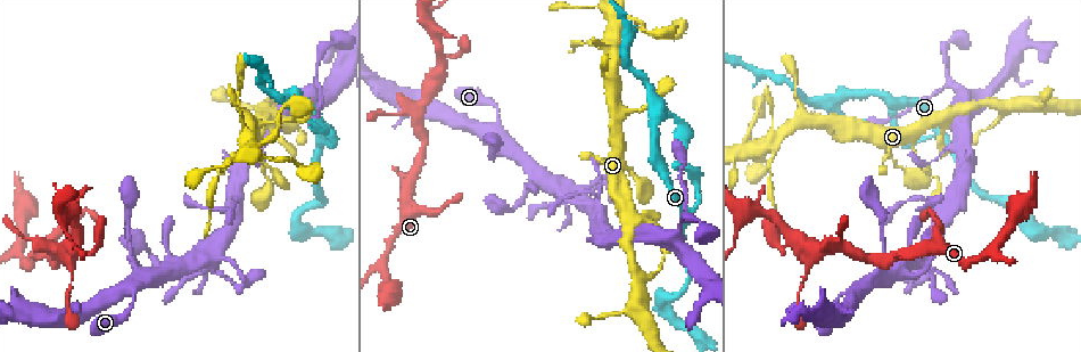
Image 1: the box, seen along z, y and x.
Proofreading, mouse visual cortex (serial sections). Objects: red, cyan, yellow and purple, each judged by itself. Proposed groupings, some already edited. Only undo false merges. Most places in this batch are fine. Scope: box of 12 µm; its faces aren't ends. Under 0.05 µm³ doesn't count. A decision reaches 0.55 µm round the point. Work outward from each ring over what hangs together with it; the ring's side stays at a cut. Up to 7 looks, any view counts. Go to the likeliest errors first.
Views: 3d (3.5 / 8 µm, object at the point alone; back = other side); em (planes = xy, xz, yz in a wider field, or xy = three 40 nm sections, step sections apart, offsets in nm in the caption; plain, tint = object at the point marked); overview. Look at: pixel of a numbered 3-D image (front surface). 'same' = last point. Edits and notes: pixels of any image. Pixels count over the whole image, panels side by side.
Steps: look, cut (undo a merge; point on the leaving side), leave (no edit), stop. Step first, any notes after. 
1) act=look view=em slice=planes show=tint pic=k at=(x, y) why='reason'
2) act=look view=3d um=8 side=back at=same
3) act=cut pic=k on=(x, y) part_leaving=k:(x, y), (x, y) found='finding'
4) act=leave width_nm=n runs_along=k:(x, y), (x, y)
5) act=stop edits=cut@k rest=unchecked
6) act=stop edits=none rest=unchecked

act=look view=3d um=3.5 pic=1 at=(249, 138) why='three-way junction'

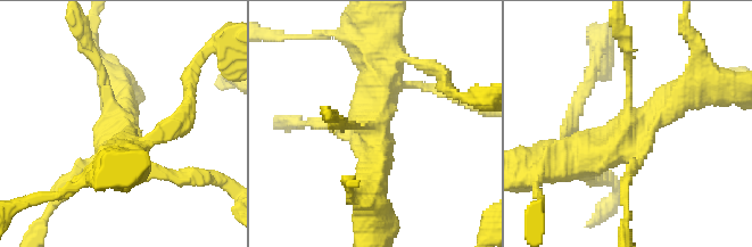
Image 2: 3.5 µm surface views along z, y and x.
act=look view=em slice=xy step=2 show=tint pic=2 at=(376, 127) why='shape alone is not enough'

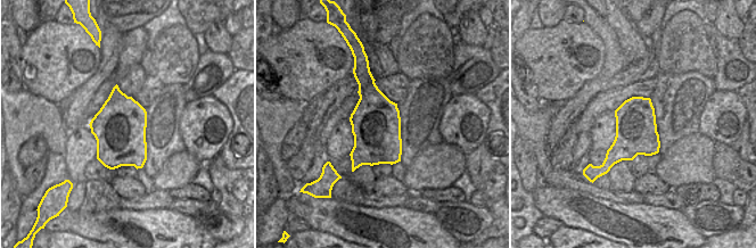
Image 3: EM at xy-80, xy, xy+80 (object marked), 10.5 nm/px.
act=leave runs_along=2:(688, 89), (613, 149), (567, 159) found='all the same cell'

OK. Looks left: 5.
act=look view=3d um=3.5 pic=1 at=(784, 248) why='sharp bend'

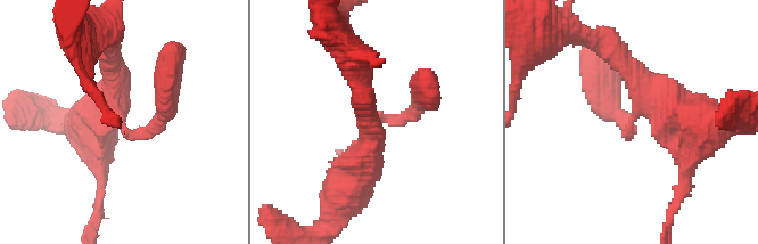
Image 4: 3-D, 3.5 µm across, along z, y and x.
act=look view=em slice=xy step=2 show=tint pic=4 at=(632, 121) arms=3 arm_widths_nm=200,300,500 why='shape alone is not enough'

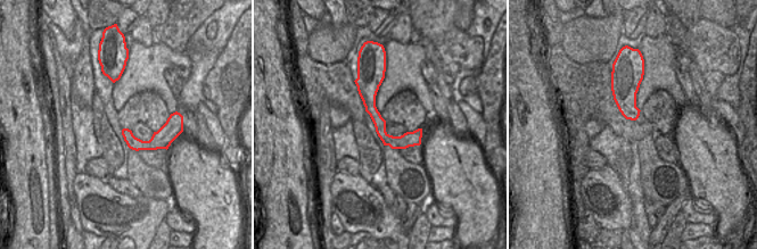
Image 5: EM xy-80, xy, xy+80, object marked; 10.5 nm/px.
act=leave runs_along=4:(355, 177), (373, 121), (401, 119), (422, 98) found='all the same cell'

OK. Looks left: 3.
act=look view=3d um=3.5 pic=1 at=(390, 95) why='arms part here'

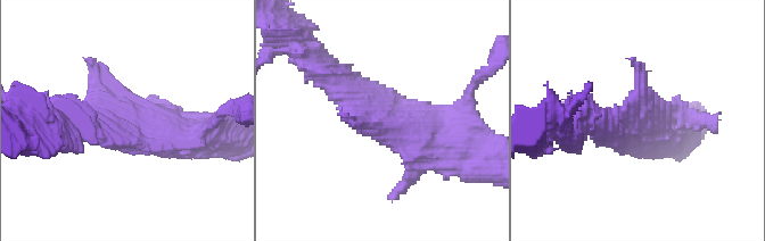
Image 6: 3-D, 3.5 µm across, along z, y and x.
act=look view=em slice=xy step=2 show=tint pic=6 at=(384, 121) why='shape alone is not enough'

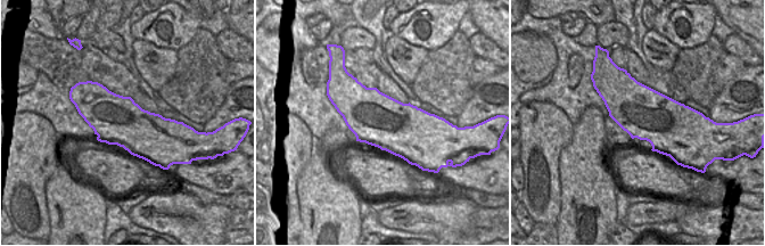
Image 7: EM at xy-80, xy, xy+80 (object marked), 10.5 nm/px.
act=leave runs_along=6:(452, 140), (393, 126), (319, 67) found='continuous, no second cell'

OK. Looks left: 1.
act=stop edits=none rest=unchecked

